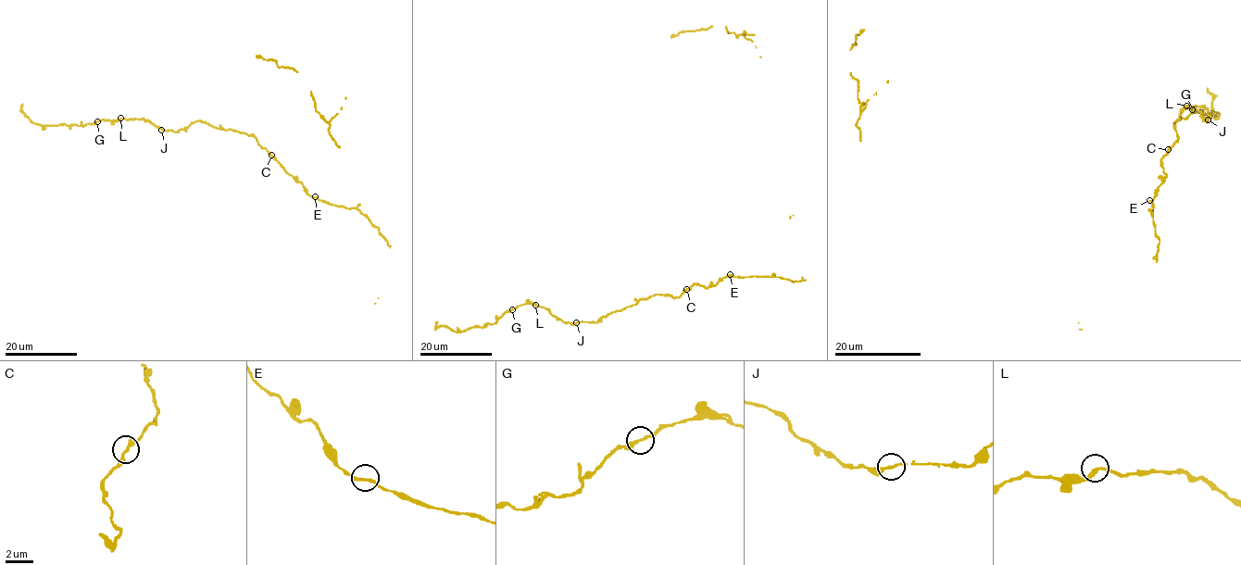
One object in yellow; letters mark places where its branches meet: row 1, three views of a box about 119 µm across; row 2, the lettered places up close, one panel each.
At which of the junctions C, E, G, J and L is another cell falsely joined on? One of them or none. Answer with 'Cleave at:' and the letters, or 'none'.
Cleave at: G

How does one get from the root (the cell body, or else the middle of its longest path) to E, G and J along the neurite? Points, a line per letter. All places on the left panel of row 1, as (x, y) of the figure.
E: (343, 207), (315, 196)
G: (343, 207), (311, 196), (253, 136), (199, 120), (177, 131), (156, 128), (144, 119), (96, 121)
J: (343, 207), (311, 196), (253, 136), (230, 129), (217, 129), (199, 120), (177, 131), (161, 130)

